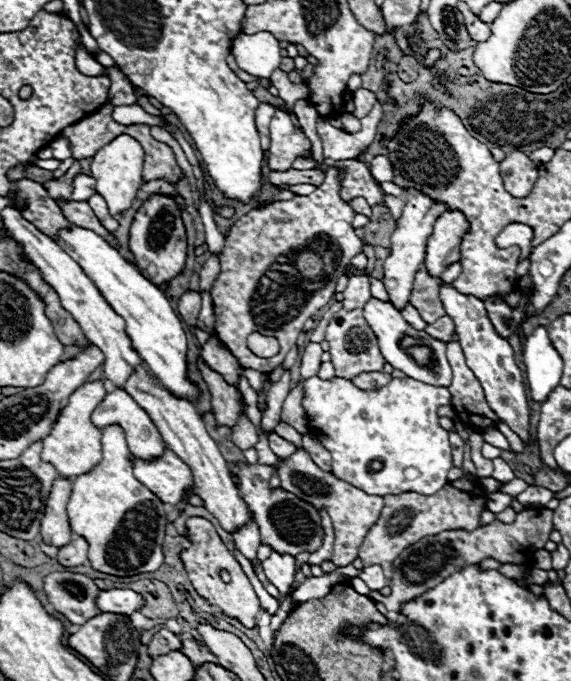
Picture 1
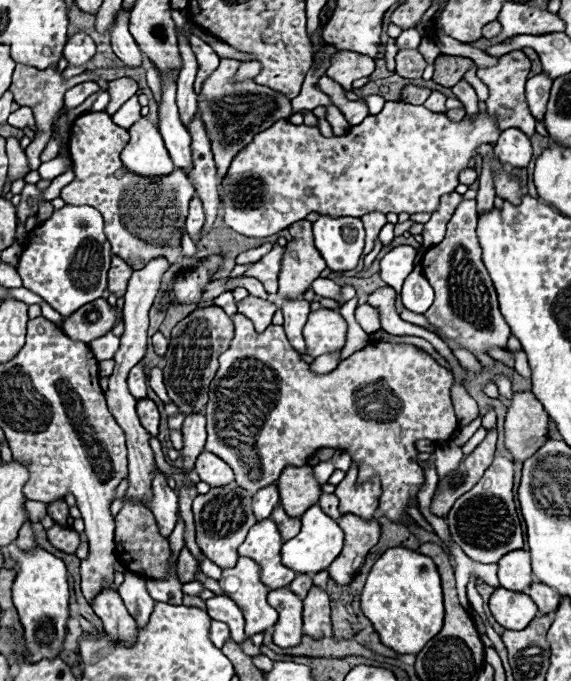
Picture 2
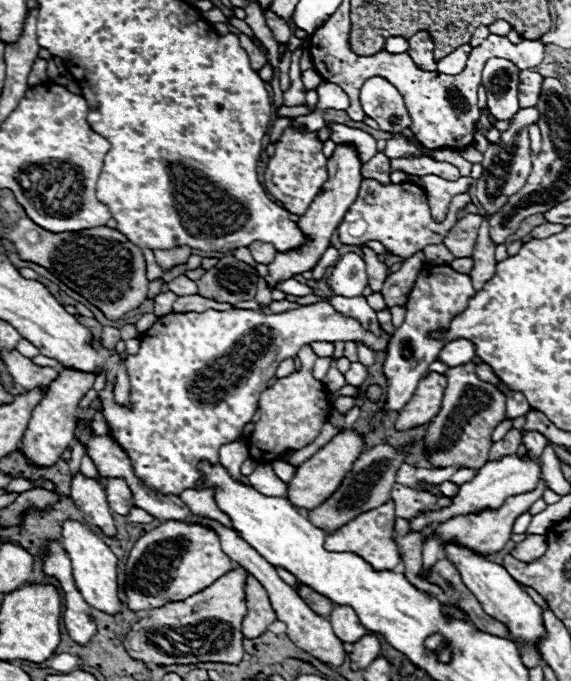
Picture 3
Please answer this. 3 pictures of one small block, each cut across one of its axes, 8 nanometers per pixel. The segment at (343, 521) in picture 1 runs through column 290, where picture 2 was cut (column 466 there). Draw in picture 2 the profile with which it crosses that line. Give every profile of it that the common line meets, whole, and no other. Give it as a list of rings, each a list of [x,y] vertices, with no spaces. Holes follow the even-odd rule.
[[[496,432],[486,434],[486,440],[474,448],[474,452],[466,454],[456,470],[452,470],[448,476],[442,476],[438,480],[438,494],[432,498],[430,512],[438,518],[446,518],[454,502],[472,490],[476,482],[484,476],[484,470],[492,464],[494,458],[494,446],[496,446]]]

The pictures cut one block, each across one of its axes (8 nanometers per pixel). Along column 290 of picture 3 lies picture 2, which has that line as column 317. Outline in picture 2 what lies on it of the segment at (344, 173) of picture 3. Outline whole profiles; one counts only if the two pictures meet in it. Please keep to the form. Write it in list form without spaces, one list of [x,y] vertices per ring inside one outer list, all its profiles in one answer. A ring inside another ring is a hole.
[[[300,220],[288,228],[292,240],[286,244],[280,270],[278,294],[284,298],[296,298],[304,294],[312,282],[326,268],[320,252],[312,242],[312,222]]]

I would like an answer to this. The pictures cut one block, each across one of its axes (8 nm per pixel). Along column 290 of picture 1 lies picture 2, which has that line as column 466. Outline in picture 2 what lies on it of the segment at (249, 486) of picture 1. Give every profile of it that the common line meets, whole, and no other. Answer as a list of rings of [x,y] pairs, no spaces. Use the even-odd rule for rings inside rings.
[[[496,456],[492,466],[480,478],[480,482],[458,502],[452,506],[448,514],[448,526],[452,540],[470,556],[474,562],[482,564],[498,564],[502,556],[512,550],[520,550],[524,546],[522,540],[522,526],[514,504],[514,464],[508,458]]]

